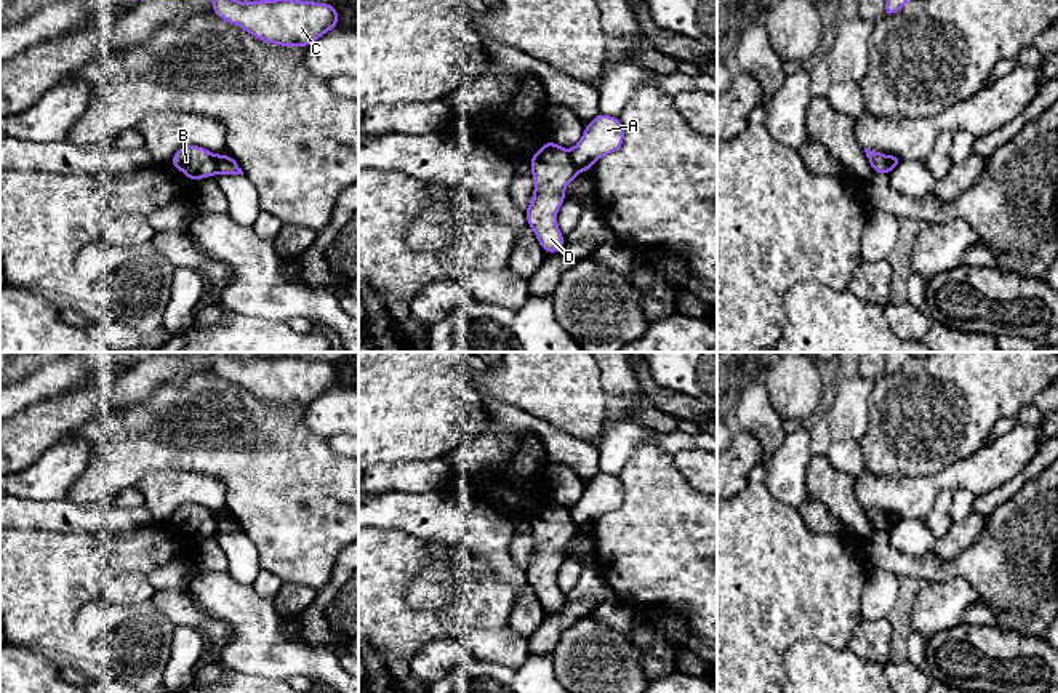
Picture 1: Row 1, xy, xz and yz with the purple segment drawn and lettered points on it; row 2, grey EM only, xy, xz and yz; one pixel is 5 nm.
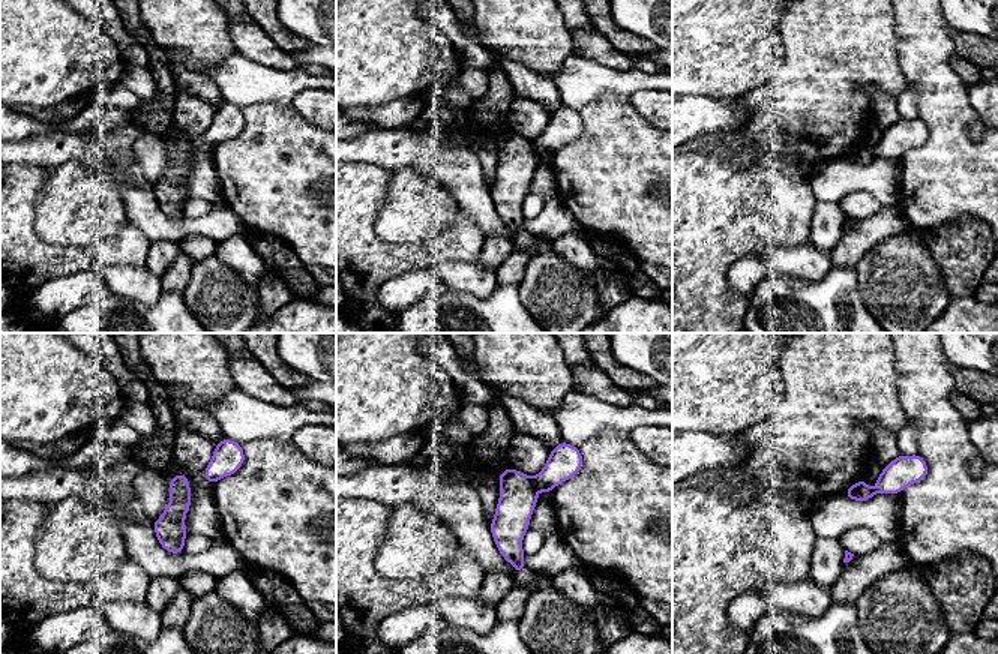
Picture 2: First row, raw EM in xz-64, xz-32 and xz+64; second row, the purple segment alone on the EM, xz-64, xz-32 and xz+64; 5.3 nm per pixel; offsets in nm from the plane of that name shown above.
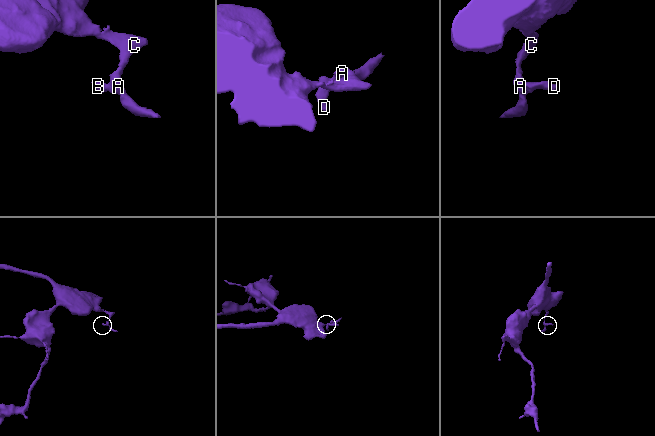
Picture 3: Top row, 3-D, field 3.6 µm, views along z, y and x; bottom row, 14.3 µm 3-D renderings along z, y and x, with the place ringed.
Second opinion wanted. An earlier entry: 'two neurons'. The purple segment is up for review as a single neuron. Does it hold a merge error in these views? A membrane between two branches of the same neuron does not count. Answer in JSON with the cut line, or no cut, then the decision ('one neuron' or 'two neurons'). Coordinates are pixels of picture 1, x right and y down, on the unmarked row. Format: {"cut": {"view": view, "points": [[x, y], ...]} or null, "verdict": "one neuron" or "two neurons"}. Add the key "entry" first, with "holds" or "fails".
{"entry": "holds", "cut": {"view": "xz", "points": [[569, 509], [581, 528]]}, "verdict": "two neurons"}

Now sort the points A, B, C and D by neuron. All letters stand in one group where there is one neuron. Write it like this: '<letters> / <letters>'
A C / B D

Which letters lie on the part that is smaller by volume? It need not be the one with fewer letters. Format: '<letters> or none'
B, D

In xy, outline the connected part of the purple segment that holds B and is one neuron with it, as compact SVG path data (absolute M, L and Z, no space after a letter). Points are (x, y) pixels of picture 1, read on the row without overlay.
M184 504L171 517L171 523L189 538L198 539L218 533L218 517L213 511L200 504Z

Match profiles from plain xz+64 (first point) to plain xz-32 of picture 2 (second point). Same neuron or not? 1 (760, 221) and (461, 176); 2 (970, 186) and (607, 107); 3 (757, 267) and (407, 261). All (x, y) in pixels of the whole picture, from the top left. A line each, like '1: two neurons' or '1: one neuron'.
1: two neurons
2: one neuron
3: two neurons

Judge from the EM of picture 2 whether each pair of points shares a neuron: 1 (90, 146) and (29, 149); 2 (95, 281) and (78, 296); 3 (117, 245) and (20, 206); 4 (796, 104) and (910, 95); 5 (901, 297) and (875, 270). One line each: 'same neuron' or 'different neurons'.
1: same neuron
2: same neuron
3: same neuron
4: different neurons
5: same neuron

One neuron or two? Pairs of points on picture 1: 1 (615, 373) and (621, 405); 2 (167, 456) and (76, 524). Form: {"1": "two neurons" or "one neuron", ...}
{"1": "one neuron", "2": "two neurons"}

